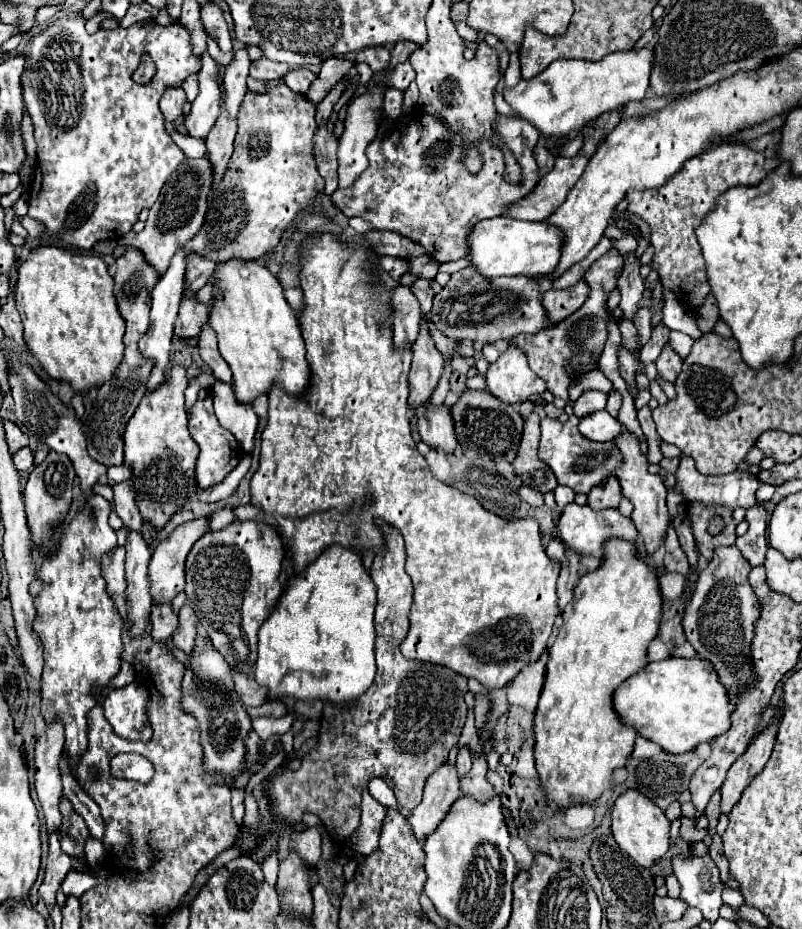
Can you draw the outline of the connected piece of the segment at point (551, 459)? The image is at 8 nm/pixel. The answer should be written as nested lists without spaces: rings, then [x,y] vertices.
[[[536,404],[534,412],[540,416],[540,446],[538,446],[538,456],[542,462],[546,462],[552,472],[558,478],[558,484],[572,488],[574,492],[588,494],[594,486],[604,484],[610,476],[616,476],[618,468],[624,464],[622,452],[614,442],[592,442],[580,436],[578,432],[578,418],[570,416],[568,420],[554,420],[548,418],[544,412],[544,404]]]

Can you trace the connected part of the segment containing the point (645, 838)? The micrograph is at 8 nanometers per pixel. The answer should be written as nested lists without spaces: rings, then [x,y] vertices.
[[[626,790],[618,796],[618,800],[612,806],[612,834],[618,846],[632,856],[640,866],[650,868],[654,860],[662,858],[668,850],[670,840],[670,822],[664,816],[664,812],[644,794],[638,790]]]

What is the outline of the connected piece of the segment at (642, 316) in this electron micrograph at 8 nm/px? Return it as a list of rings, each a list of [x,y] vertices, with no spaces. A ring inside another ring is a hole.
[[[640,308],[634,317],[633,324],[638,331],[638,348],[642,348],[652,333],[651,312],[648,308]]]

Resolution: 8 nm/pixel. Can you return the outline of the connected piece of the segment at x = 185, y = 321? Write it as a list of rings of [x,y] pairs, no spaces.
[[[184,294],[180,302],[180,312],[174,326],[174,334],[178,334],[180,338],[196,338],[200,334],[200,328],[208,320],[208,312],[210,312],[210,306],[200,302],[196,294],[192,296]]]

